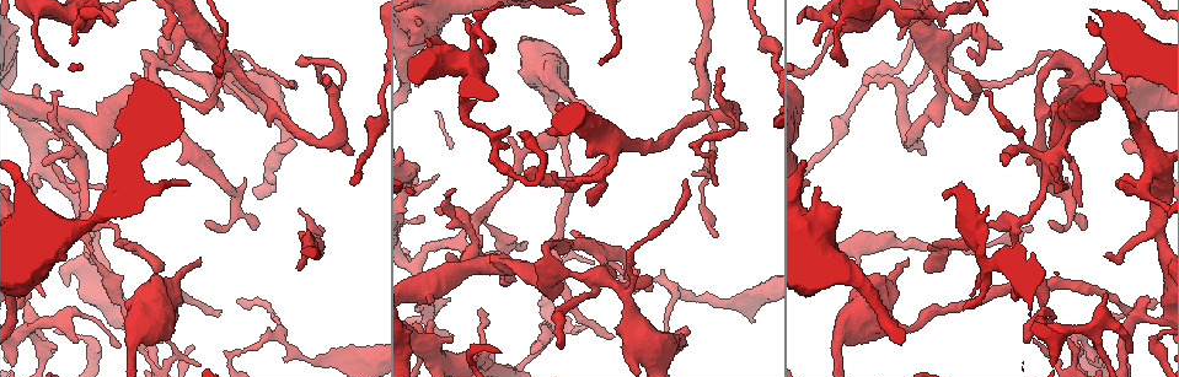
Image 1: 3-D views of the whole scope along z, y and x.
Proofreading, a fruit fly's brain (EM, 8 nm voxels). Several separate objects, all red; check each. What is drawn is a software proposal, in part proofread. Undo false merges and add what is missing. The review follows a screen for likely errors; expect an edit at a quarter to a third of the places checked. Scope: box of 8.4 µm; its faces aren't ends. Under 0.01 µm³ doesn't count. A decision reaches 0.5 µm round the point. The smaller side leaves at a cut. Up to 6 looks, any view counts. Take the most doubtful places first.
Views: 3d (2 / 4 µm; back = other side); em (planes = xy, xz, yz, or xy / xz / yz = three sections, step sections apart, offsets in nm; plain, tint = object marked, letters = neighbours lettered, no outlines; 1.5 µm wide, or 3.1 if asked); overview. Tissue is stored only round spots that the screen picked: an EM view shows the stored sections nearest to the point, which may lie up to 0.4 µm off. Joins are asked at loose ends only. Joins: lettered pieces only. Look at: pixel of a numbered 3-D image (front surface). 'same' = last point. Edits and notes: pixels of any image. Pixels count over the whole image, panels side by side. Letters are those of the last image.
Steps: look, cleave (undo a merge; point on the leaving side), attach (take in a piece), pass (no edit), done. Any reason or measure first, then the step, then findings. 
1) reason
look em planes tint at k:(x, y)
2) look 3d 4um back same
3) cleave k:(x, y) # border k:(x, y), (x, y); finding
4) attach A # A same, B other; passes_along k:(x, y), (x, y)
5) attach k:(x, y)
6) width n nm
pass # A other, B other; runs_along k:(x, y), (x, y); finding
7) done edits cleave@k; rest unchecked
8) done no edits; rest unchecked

branch stops here
look em xy step 4 letters at 1:(1148, 297)

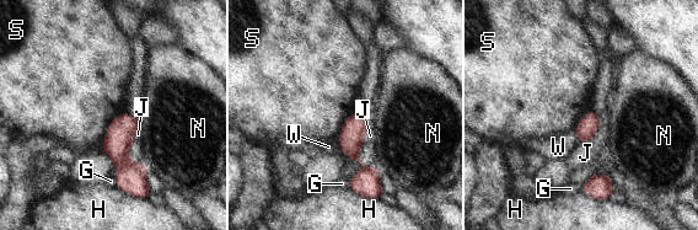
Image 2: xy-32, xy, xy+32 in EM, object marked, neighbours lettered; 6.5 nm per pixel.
pass # G other, H other, J other, N other, S other, W other; border 2:(599, 114), (596, 132), (578, 144); no lettered piece goes on from it

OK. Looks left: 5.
an open end
look 3d 4um back at 1:(76, 341)

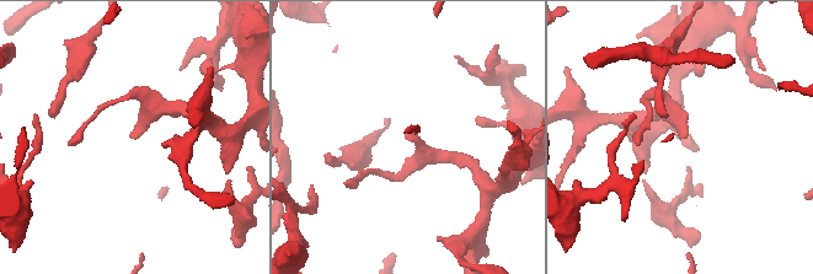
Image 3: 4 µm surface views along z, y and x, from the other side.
look em planes letters at 3:(409, 140)

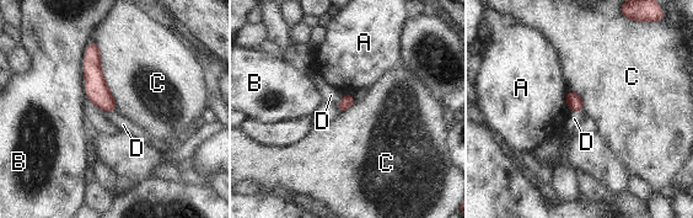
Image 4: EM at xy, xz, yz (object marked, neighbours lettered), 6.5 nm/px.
pass # A other, B other, C other, D other; none of them fits

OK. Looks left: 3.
thin end
look 3d 2um at 1:(986, 96)

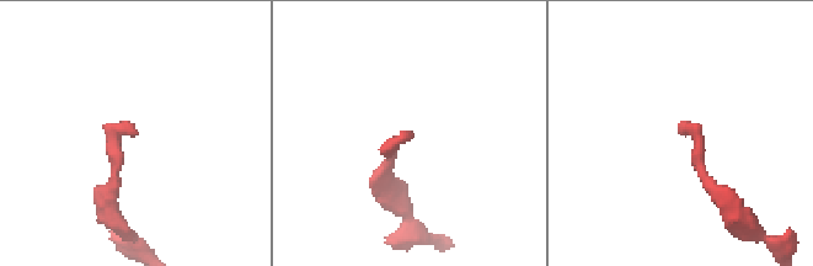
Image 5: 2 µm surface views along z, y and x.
now the EM
look em xz step 8 tint at 5:(680, 134)

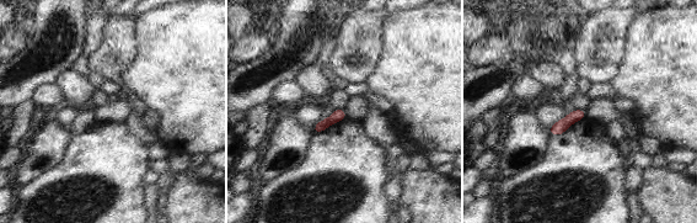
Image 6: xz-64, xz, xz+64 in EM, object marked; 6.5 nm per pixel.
cut it another way
look em planes letters same

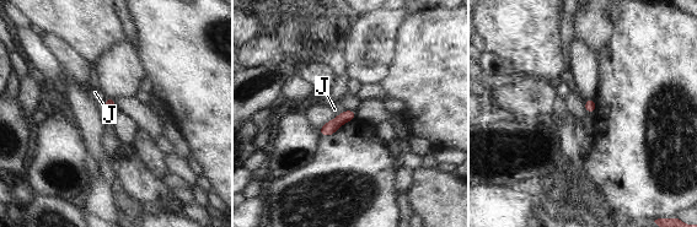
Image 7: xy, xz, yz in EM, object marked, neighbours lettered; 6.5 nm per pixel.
pass # J other; border 7:(103, 98), (107, 108); none of them fits

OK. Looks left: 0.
done no edits; rest unchecked

